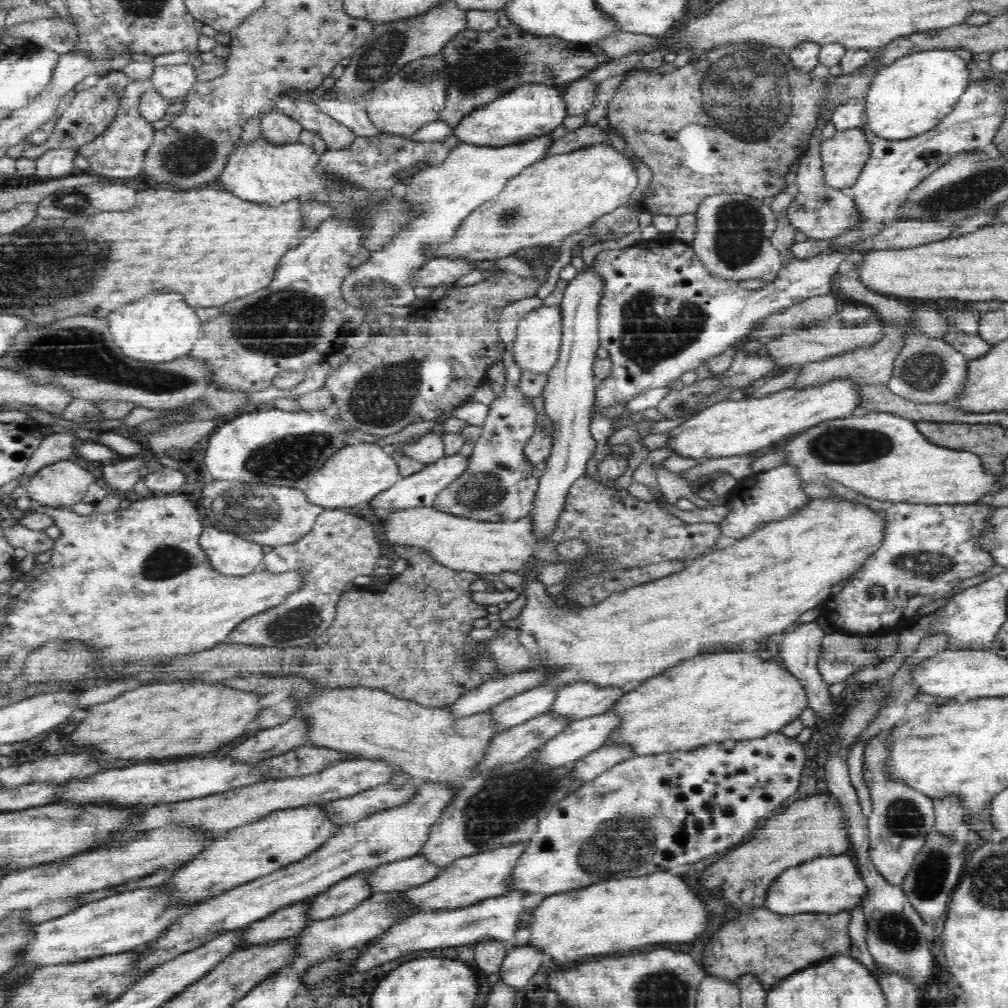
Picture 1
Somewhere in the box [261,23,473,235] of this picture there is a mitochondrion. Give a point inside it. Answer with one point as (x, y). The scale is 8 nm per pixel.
(384, 51)

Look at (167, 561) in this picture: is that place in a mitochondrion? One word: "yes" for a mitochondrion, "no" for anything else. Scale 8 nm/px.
yes

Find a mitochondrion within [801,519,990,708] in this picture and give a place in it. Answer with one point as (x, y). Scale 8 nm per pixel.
(933, 565)

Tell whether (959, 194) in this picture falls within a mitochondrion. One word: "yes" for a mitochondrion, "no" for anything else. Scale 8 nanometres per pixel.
yes

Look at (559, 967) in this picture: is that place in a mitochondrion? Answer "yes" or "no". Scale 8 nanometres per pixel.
no

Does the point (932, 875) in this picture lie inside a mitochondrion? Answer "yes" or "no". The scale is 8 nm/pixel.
yes

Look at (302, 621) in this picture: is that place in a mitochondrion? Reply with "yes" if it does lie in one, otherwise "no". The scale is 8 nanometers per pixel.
yes

